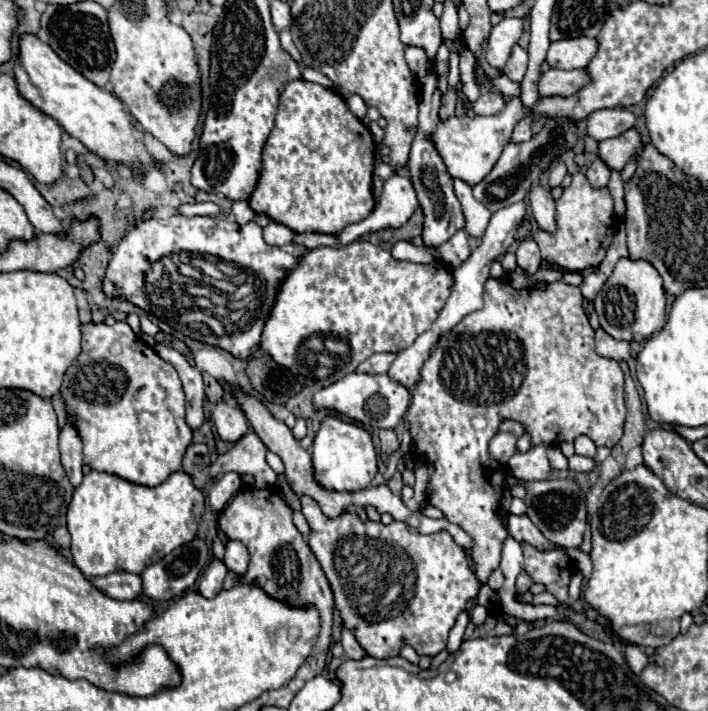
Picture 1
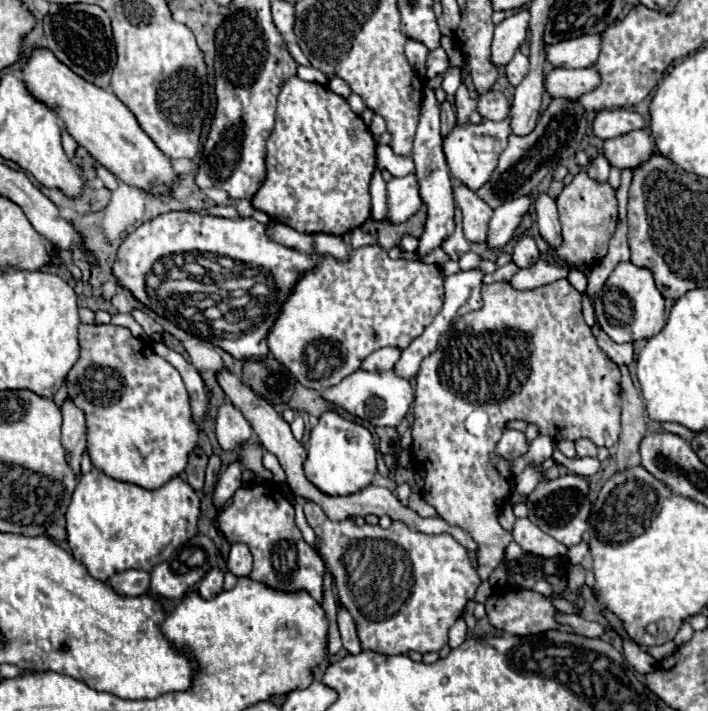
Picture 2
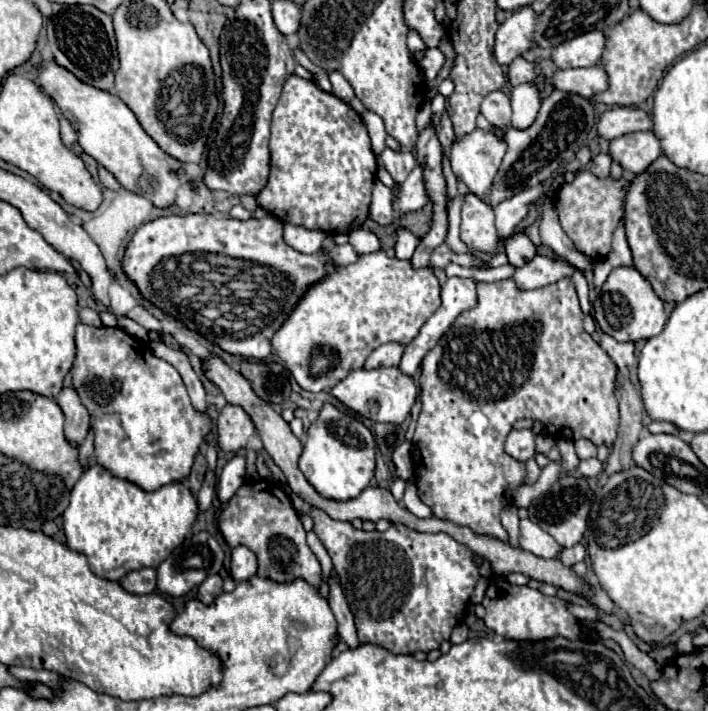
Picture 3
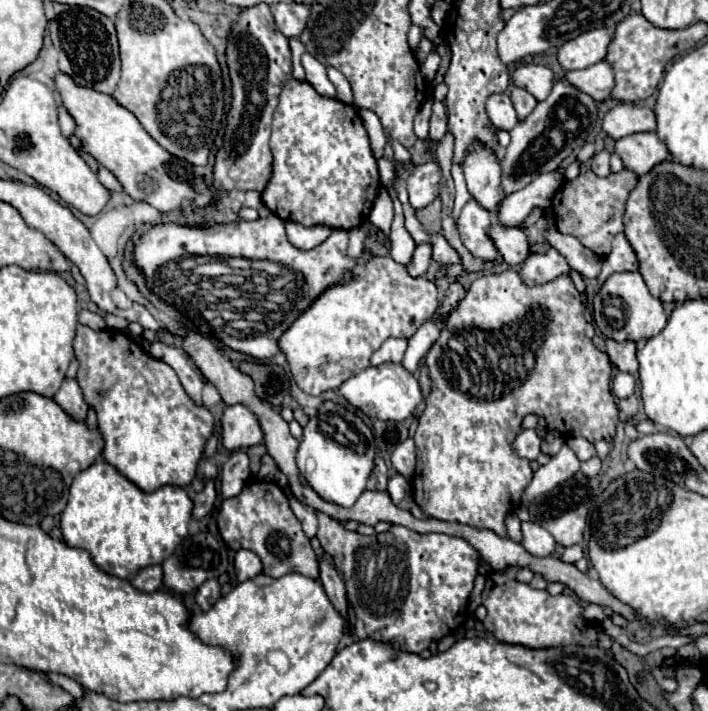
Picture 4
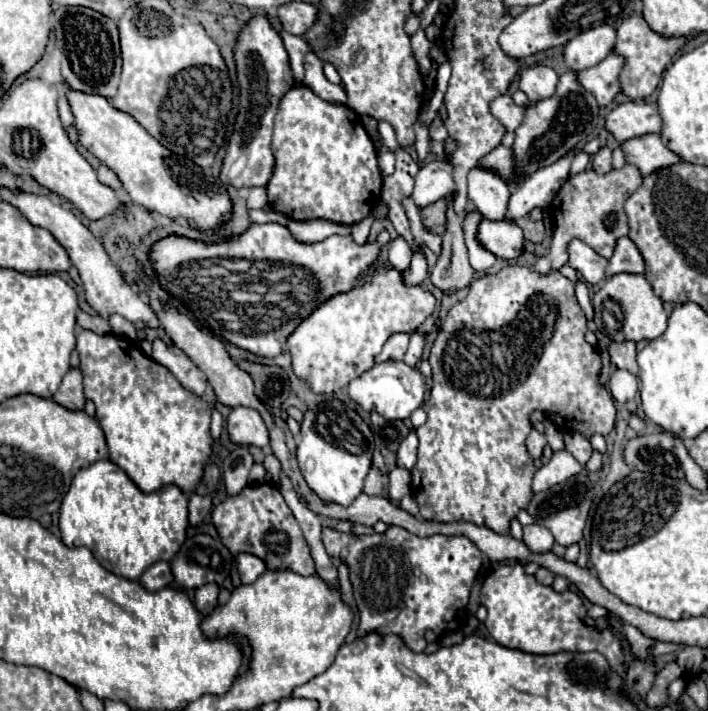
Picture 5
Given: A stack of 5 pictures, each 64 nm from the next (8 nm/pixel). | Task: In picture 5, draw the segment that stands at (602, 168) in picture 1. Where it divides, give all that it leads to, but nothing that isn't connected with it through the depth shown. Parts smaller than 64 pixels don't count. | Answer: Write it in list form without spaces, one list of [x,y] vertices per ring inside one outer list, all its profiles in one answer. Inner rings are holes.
[[[606,146],[600,148],[600,152],[594,154],[594,158],[592,158],[592,170],[596,174],[608,174],[612,170],[610,160],[612,160],[612,150],[606,148]]]

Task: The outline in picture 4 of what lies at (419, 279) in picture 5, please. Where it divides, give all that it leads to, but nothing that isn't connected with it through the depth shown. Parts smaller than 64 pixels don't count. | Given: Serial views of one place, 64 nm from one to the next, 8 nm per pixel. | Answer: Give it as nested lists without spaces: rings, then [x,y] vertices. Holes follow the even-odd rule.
[[[424,242],[424,244],[418,244],[416,250],[414,250],[414,256],[408,264],[408,272],[412,276],[422,276],[426,274],[428,266],[430,266],[430,260],[432,260],[432,244],[430,242]]]

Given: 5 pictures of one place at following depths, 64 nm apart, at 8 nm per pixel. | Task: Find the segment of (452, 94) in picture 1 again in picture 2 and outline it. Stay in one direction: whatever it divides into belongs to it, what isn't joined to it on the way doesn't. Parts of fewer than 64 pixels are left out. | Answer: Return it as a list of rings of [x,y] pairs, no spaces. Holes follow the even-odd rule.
[[[444,100],[444,102],[442,102],[442,134],[444,134],[444,136],[452,130],[454,122],[456,122],[454,104],[452,104],[452,102],[448,102],[448,100]]]

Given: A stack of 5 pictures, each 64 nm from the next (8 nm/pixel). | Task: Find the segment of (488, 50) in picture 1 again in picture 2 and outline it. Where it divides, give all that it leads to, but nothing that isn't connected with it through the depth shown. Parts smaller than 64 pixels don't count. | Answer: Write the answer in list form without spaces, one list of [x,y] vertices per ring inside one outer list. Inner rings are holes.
[[[520,10],[508,18],[504,18],[496,30],[492,40],[492,62],[494,66],[504,66],[512,60],[514,52],[520,48],[520,44],[526,40],[530,14],[528,10]]]

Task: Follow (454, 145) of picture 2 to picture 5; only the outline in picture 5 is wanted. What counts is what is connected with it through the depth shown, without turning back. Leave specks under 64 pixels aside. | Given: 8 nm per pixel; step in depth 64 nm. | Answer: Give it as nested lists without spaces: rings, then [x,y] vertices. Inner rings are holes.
[[[474,166],[468,172],[468,196],[480,214],[488,220],[504,220],[510,190],[496,172],[488,172],[488,168]]]

